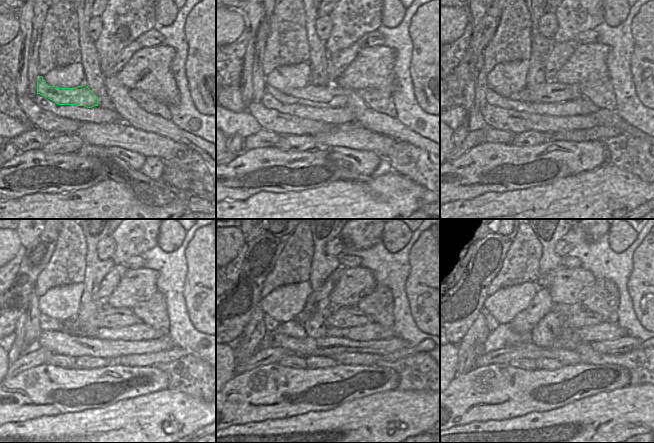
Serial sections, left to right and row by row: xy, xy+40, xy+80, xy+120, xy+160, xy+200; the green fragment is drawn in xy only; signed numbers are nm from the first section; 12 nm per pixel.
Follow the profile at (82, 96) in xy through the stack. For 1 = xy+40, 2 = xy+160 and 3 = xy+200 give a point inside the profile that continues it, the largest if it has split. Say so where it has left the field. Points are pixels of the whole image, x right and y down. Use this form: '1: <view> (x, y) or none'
1: xy+40 (332, 95)
2: xy+160 (341, 317)
3: xy+200 (584, 318)

